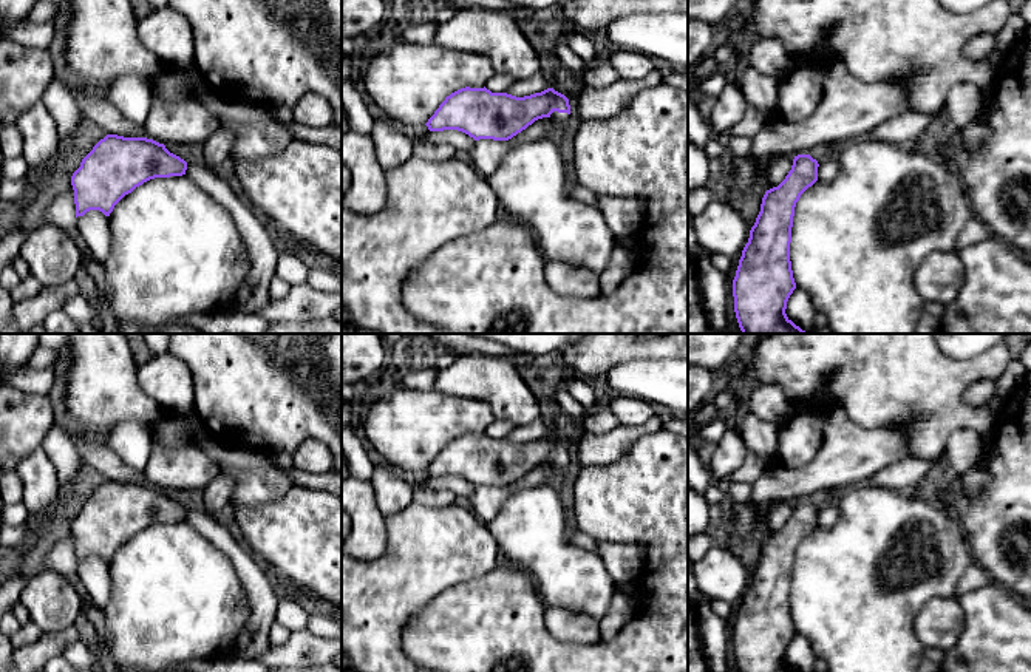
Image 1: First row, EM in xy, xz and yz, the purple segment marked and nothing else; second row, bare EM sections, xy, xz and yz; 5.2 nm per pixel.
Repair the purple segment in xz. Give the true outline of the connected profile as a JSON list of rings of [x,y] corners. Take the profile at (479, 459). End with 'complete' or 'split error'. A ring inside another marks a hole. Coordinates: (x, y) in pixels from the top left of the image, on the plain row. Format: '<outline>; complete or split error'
[[[465,433],[447,442],[425,471],[430,477],[458,476],[468,480],[475,487],[509,487],[543,463],[549,463],[552,467],[556,480],[570,465],[569,445],[553,434],[516,443],[507,439],[492,439],[485,433]]]; split error

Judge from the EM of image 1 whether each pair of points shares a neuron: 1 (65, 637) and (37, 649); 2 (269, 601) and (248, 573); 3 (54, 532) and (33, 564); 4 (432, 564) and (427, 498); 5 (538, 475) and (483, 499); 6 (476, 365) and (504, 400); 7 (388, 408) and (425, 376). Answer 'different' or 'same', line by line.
1: same
2: same
3: same
4: different
5: same
6: same
7: different

